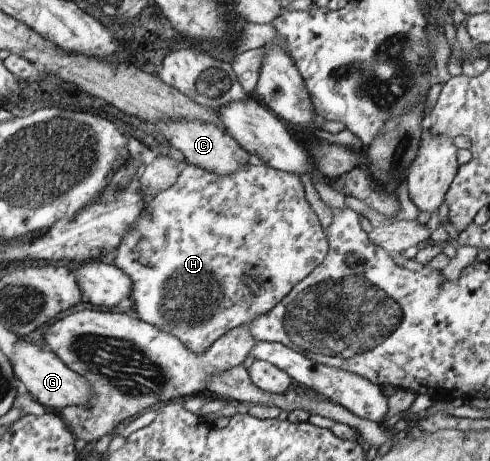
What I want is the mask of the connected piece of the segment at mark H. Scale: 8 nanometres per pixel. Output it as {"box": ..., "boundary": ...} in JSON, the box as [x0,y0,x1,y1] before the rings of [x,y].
{"box":[112,163,329,354],"boundary":[[[248,163],[239,172],[231,176],[223,176],[203,170],[201,166],[188,164],[179,180],[175,182],[175,186],[171,186],[169,190],[146,202],[146,209],[138,218],[137,224],[133,226],[133,230],[127,232],[125,240],[118,246],[117,255],[112,264],[118,266],[119,270],[126,271],[133,279],[134,286],[130,299],[134,304],[134,316],[142,319],[143,322],[151,323],[151,326],[158,326],[159,330],[175,335],[175,338],[182,339],[192,351],[195,351],[195,354],[205,354],[218,338],[229,333],[231,329],[248,325],[258,315],[267,314],[273,310],[298,282],[309,277],[326,260],[329,253],[325,230],[307,202],[305,187],[299,175],[275,170],[267,165],[255,166]]]}

